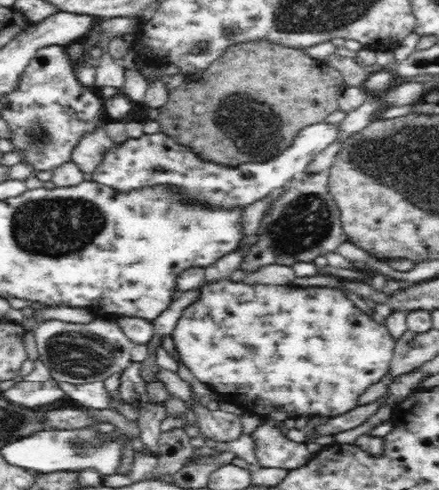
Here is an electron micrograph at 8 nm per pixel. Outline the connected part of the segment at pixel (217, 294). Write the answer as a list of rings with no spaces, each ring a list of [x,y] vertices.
[[[230,277],[215,281],[206,281],[204,283],[204,286],[201,286],[198,289],[198,296],[195,297],[193,301],[191,301],[192,304],[186,305],[186,308],[183,309],[182,317],[178,319],[176,328],[174,329],[174,332],[172,333],[172,344],[174,344],[174,350],[176,350],[176,354],[178,354],[178,358],[198,380],[200,380],[202,383],[206,384],[214,390],[217,394],[219,394],[222,397],[222,400],[226,401],[232,401],[240,406],[242,411],[250,411],[258,414],[261,419],[261,424],[256,428],[256,430],[253,432],[253,437],[256,437],[258,439],[258,450],[256,450],[256,458],[258,458],[258,462],[260,463],[260,466],[266,467],[266,468],[283,468],[284,470],[298,470],[298,468],[302,468],[302,466],[306,466],[310,460],[314,460],[315,454],[314,449],[310,446],[307,446],[304,442],[302,443],[296,443],[296,442],[290,442],[285,439],[285,435],[282,434],[273,424],[276,421],[280,422],[286,422],[290,419],[294,419],[301,415],[318,415],[322,416],[324,418],[327,417],[333,417],[345,412],[348,412],[349,410],[352,410],[353,408],[356,408],[361,403],[361,396],[365,395],[366,392],[369,391],[370,387],[373,387],[374,384],[381,383],[383,379],[386,379],[386,376],[389,376],[390,373],[390,364],[392,363],[392,360],[394,358],[394,347],[395,347],[395,338],[390,334],[390,331],[388,330],[387,326],[380,326],[380,323],[370,319],[368,315],[364,314],[364,312],[360,312],[340,290],[336,290],[336,288],[316,288],[316,286],[310,286],[310,288],[302,288],[302,286],[292,286],[291,283],[288,284],[268,284],[268,283],[254,283],[251,281],[238,281],[231,280]]]

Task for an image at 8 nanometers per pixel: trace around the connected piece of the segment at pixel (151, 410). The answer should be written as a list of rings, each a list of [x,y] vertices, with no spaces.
[[[150,402],[148,406],[140,408],[140,418],[136,420],[136,423],[140,430],[140,439],[144,444],[144,447],[156,457],[159,454],[158,439],[161,435],[160,425],[161,422],[166,418],[165,406],[160,404],[154,404]]]

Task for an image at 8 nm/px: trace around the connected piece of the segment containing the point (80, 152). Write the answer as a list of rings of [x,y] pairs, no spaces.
[[[103,130],[86,134],[81,143],[74,148],[72,161],[80,166],[84,173],[96,173],[106,160],[106,154],[114,148],[113,140]]]

